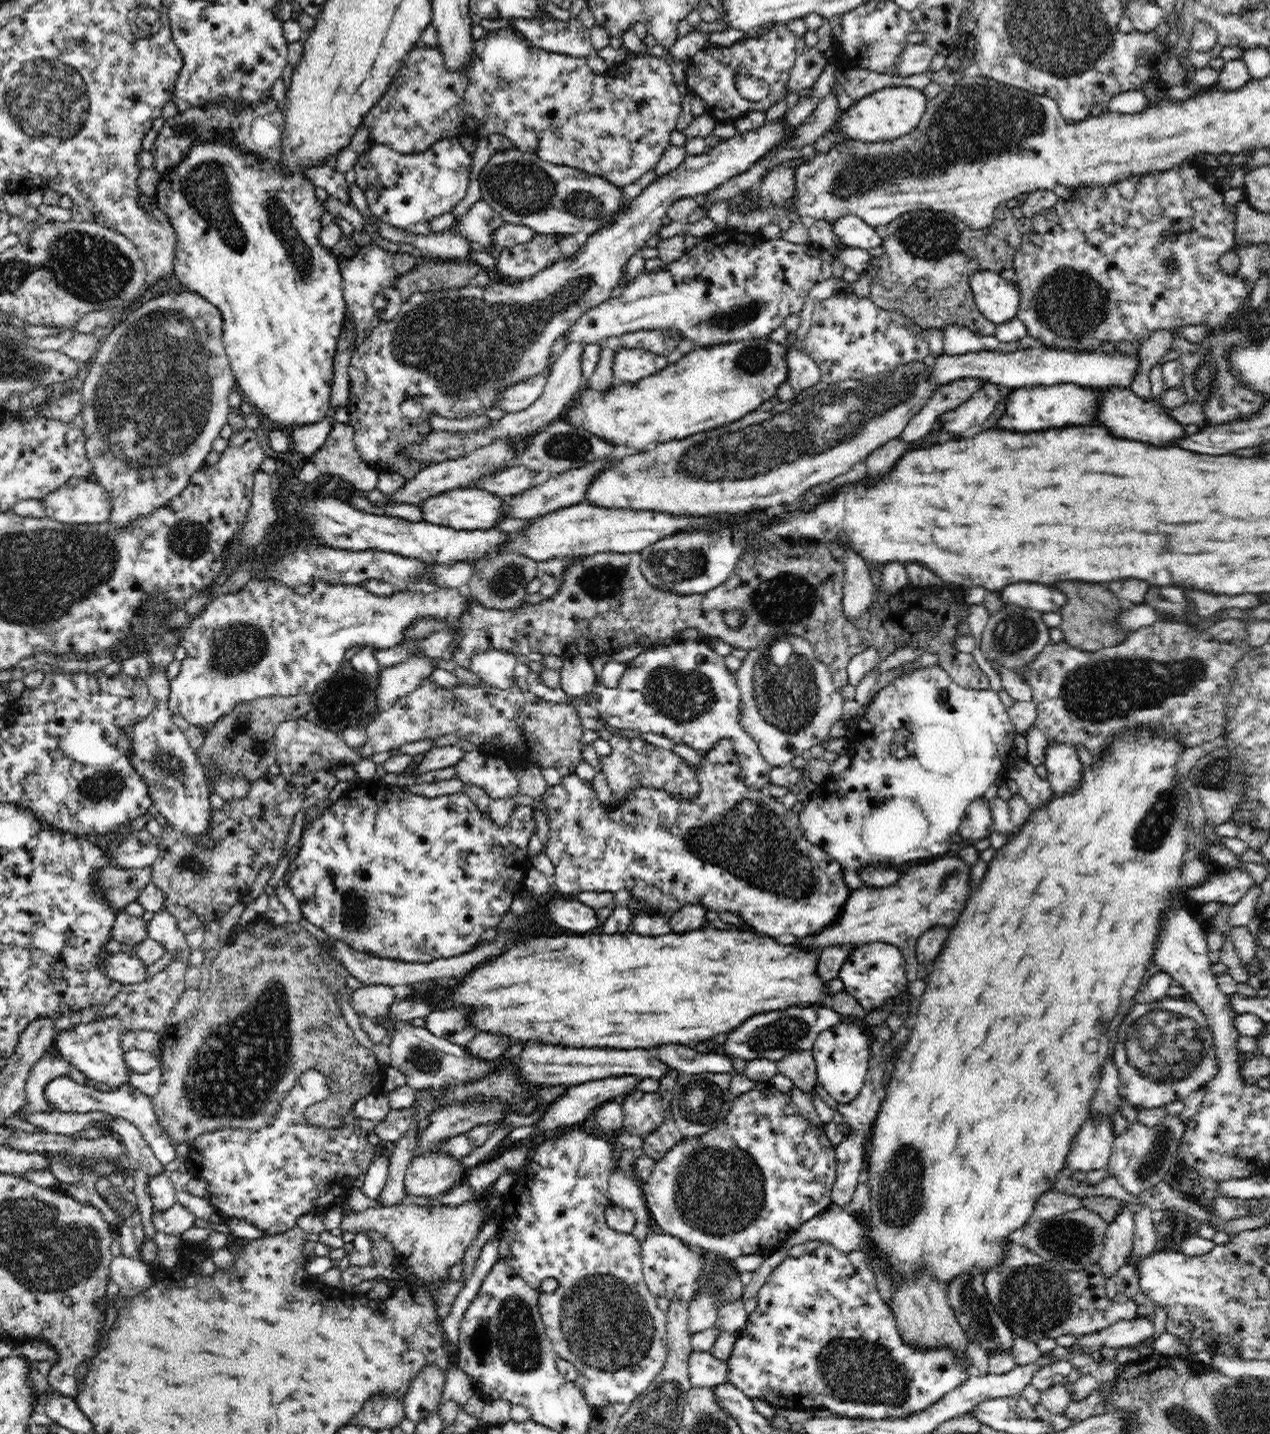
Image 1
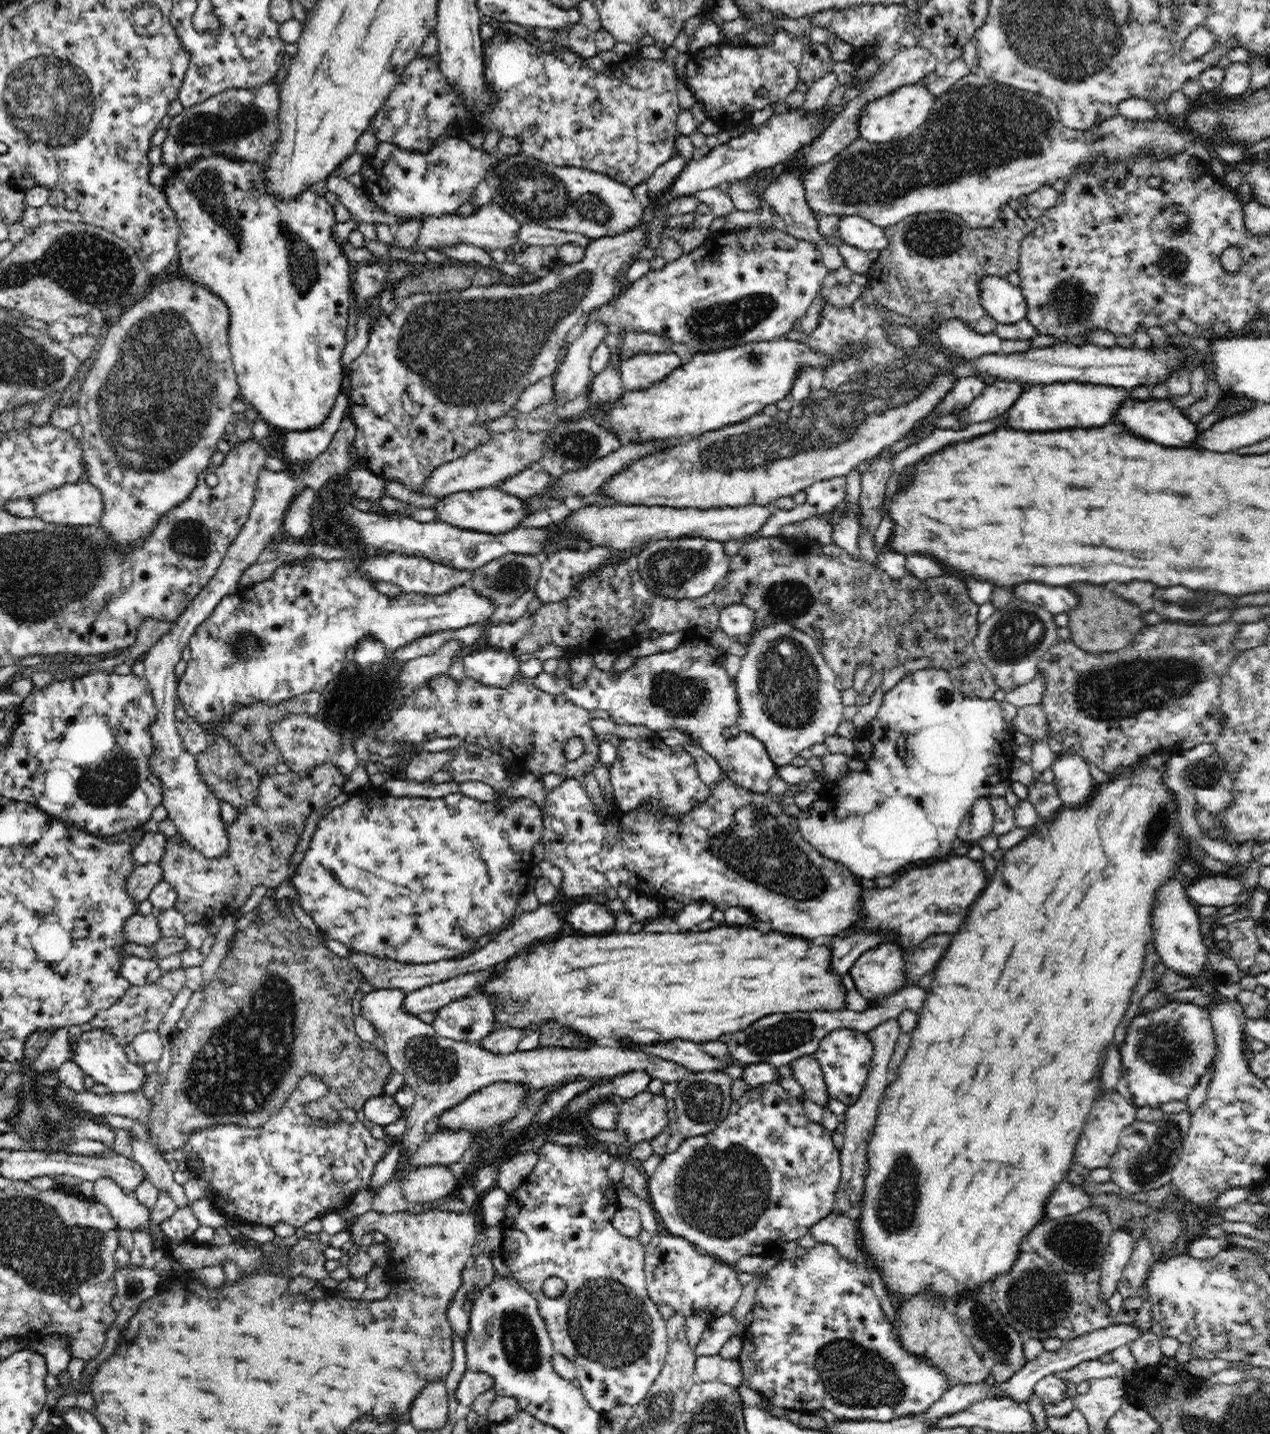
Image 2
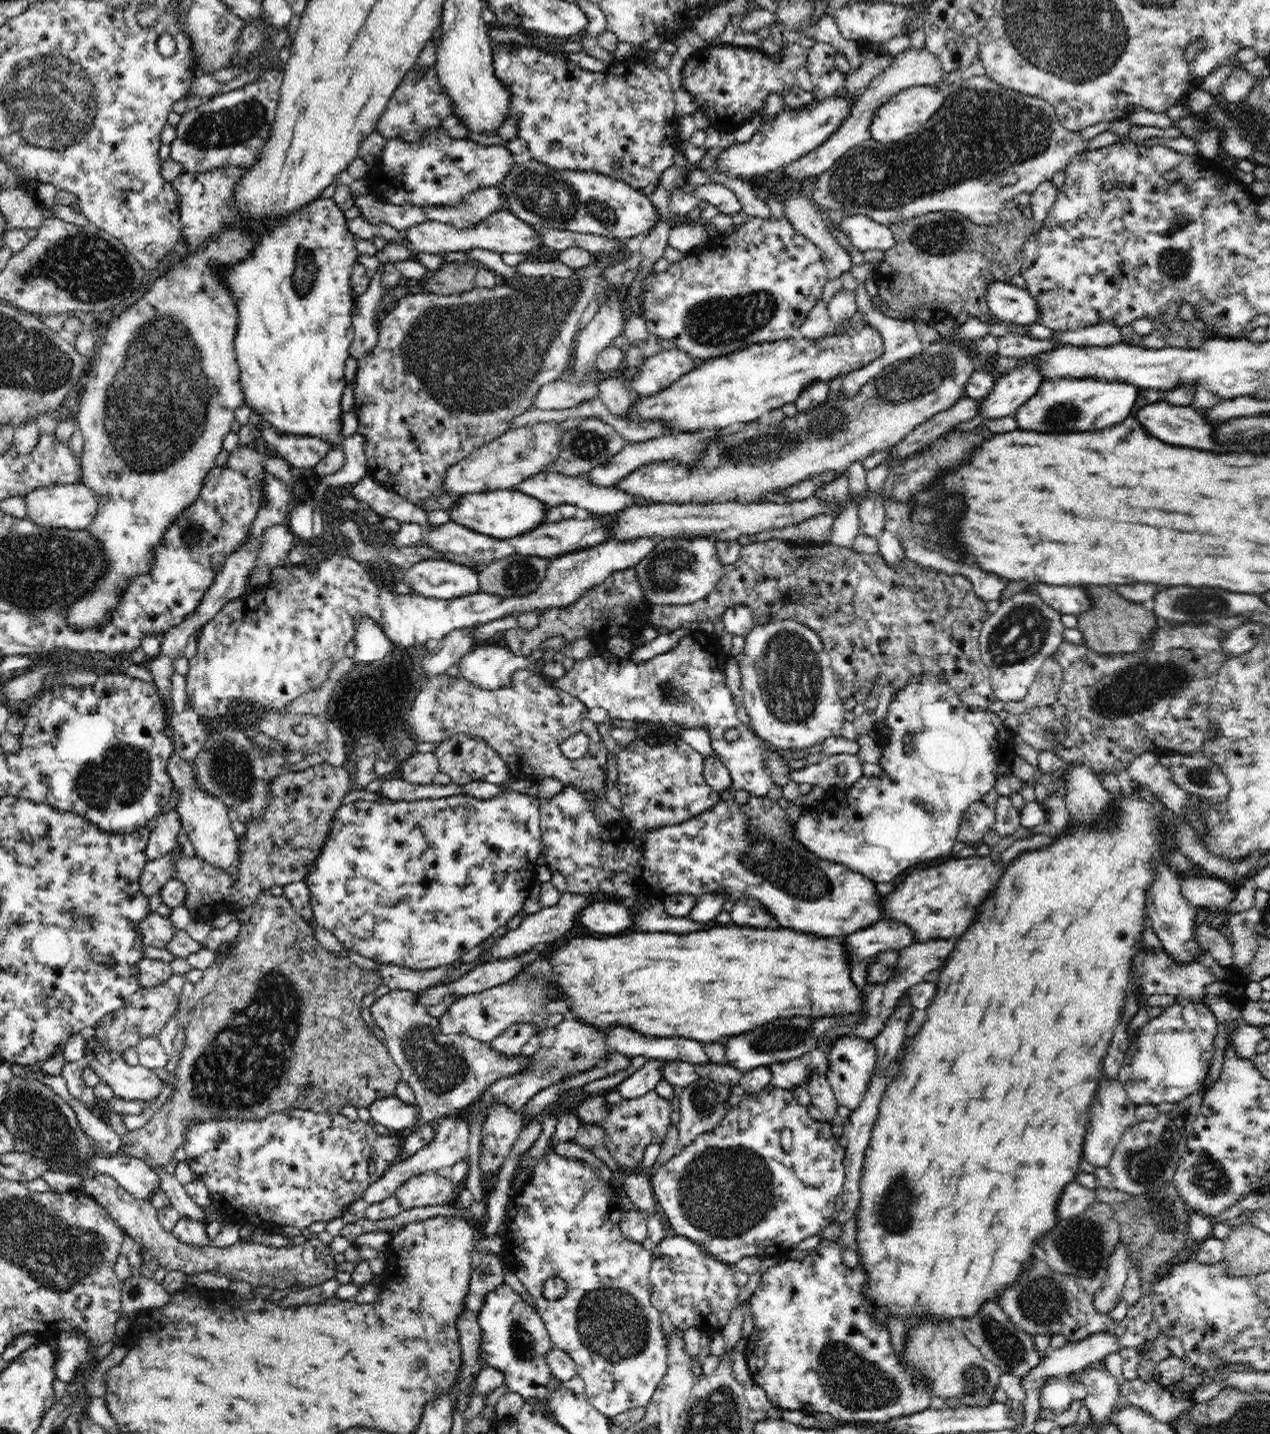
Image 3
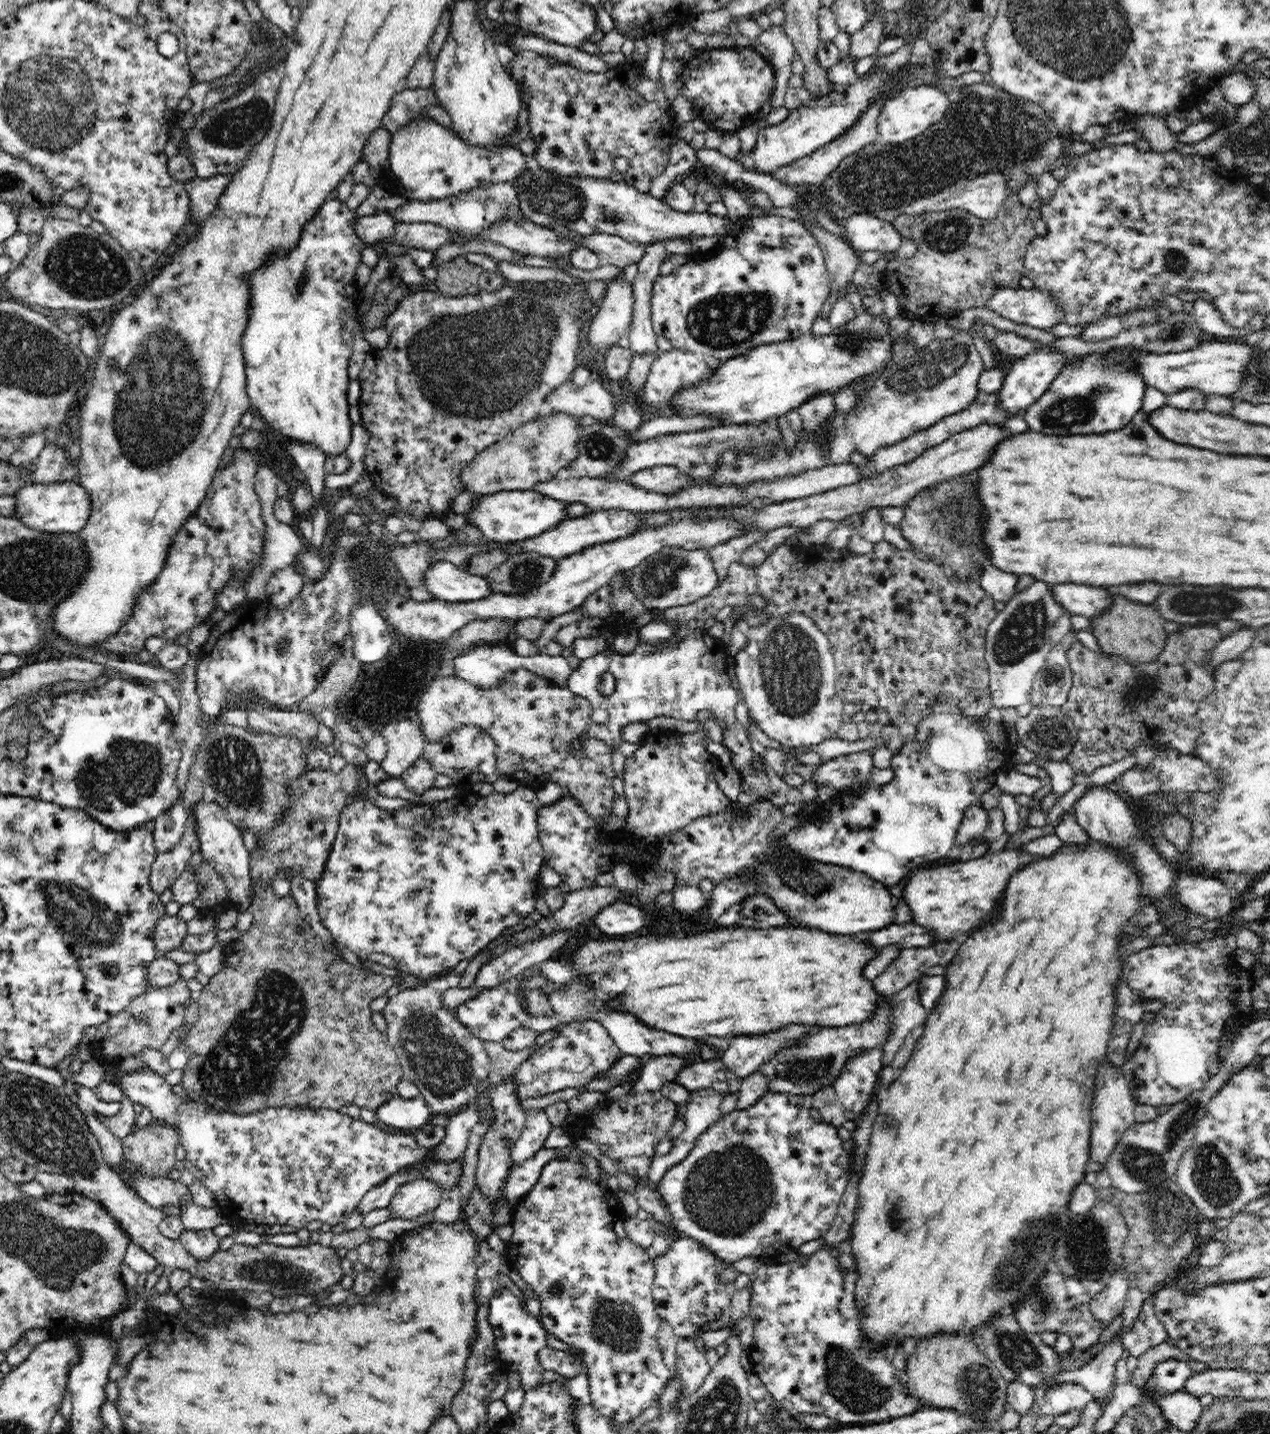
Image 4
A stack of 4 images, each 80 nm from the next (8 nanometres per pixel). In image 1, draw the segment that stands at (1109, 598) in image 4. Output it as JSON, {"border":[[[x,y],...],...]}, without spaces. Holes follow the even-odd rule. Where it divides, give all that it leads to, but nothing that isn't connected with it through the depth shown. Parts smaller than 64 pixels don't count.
{"border":[[[1037,582],[1009,584],[999,591],[1004,605],[1016,604],[1020,608],[1030,608],[1038,612],[1060,612],[1067,603],[1066,595],[1050,585]]]}

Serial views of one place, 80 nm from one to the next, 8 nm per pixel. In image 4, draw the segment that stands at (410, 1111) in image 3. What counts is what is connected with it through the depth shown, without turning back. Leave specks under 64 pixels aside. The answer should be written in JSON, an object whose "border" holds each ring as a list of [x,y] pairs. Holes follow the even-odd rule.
{"border":[[[421,1095],[409,1100],[395,1096],[375,1112],[380,1122],[396,1130],[420,1129],[436,1121],[432,1110],[428,1109],[428,1102]]]}

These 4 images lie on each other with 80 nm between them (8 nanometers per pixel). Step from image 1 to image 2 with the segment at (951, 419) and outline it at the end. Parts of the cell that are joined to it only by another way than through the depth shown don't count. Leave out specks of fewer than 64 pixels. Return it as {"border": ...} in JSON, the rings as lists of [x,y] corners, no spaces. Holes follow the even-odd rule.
{"border":[[[990,381],[984,392],[967,404],[957,414],[957,418],[966,425],[990,421],[1006,410],[1009,411],[1019,394],[1027,388],[1028,384],[1021,382]]]}

